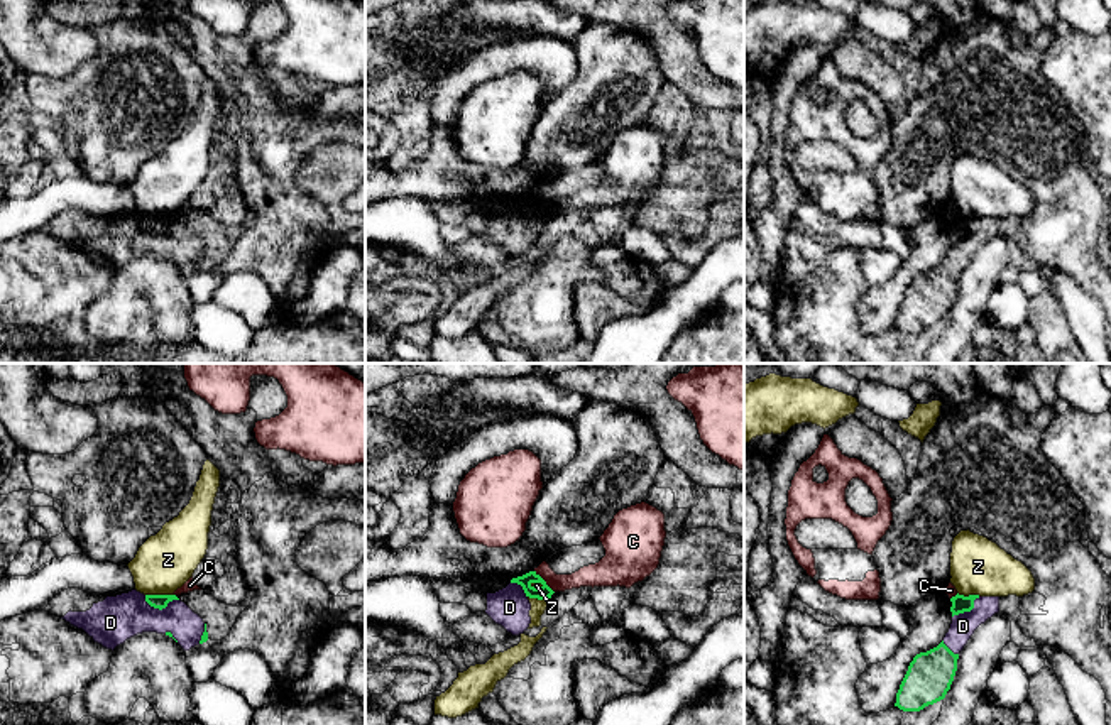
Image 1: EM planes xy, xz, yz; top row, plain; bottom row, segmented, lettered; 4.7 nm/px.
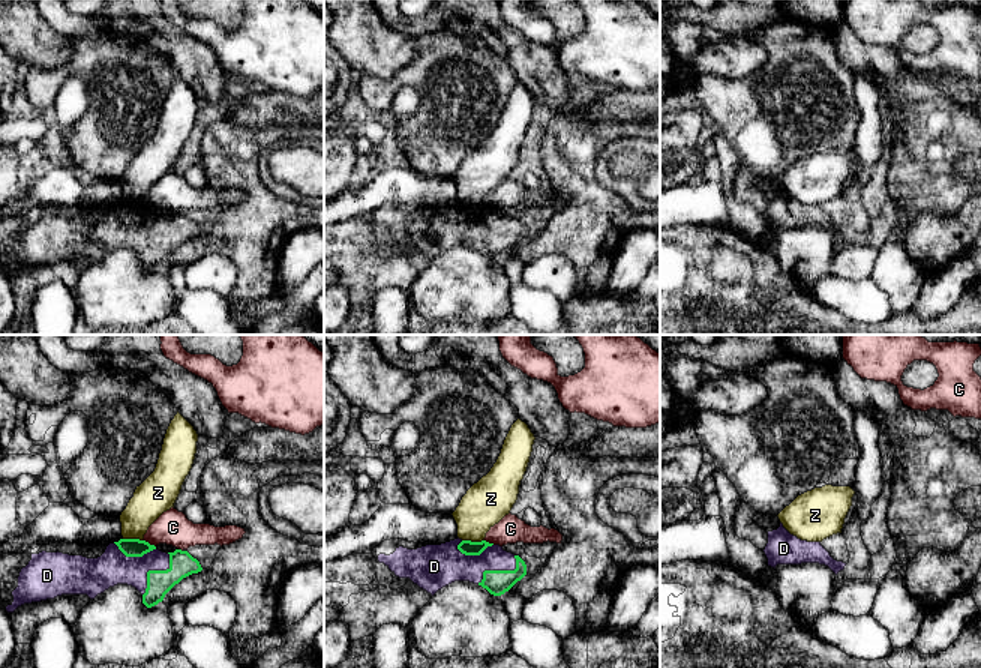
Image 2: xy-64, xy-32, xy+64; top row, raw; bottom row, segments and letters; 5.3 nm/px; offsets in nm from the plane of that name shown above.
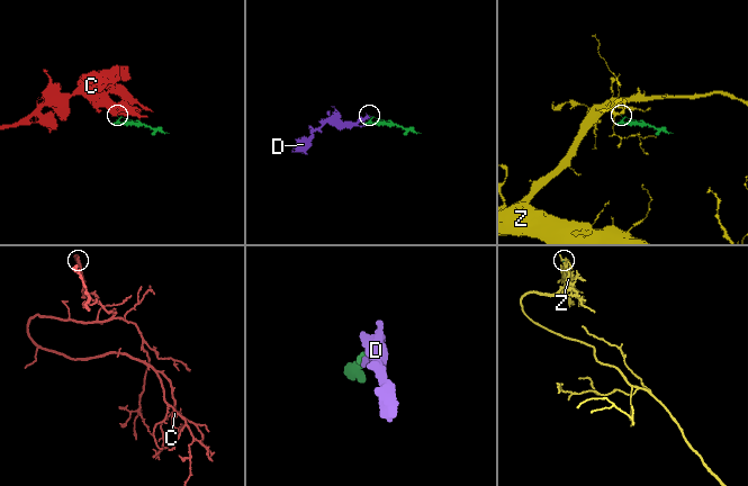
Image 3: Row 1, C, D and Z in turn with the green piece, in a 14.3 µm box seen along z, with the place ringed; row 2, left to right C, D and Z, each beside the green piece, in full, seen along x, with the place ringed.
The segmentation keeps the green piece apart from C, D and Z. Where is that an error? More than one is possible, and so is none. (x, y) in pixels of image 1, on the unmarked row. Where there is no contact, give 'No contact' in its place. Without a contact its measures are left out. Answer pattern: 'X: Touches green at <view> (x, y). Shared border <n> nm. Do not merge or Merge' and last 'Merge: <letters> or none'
C: Touches green at xz (545, 203). Shared border 140 nm. Do not merge
D: Touches green at xy (159, 230). Shared border 170 nm. Merge
Z: Touches green at xy (159, 217). Shared border 140 nm. Do not merge
Merge: D

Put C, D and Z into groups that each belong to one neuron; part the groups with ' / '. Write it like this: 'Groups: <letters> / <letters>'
Groups: C / D / Z

